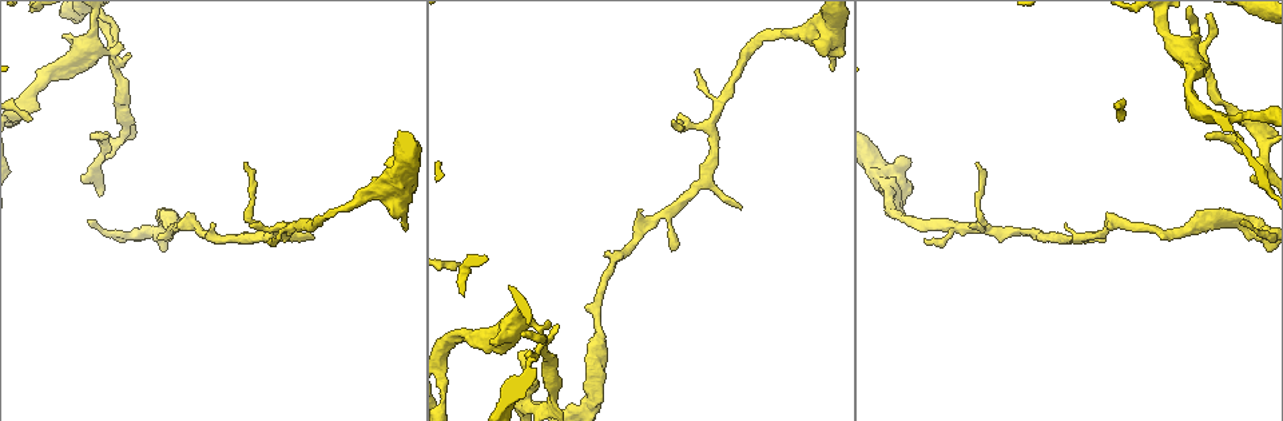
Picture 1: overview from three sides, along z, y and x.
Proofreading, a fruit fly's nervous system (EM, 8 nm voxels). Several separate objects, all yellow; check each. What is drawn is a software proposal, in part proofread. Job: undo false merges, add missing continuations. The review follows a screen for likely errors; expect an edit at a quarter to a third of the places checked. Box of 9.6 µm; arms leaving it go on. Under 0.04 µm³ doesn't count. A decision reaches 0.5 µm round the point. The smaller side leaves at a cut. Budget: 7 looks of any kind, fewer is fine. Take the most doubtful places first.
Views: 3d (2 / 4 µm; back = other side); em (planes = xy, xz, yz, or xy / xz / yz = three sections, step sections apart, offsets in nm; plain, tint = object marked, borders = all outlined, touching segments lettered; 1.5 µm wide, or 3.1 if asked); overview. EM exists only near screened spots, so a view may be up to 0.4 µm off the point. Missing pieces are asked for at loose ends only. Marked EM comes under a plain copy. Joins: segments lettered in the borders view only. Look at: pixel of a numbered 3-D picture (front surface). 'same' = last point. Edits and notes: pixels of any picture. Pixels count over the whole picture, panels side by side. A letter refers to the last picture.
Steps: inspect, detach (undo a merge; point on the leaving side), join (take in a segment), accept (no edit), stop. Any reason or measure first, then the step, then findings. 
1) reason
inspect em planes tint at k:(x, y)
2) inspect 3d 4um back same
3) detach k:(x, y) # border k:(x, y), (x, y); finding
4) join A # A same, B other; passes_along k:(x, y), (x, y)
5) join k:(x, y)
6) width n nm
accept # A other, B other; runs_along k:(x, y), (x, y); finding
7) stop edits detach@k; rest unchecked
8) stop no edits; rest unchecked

long arm stops here
inspect em xy step 8 borders at 1:(87, 219)

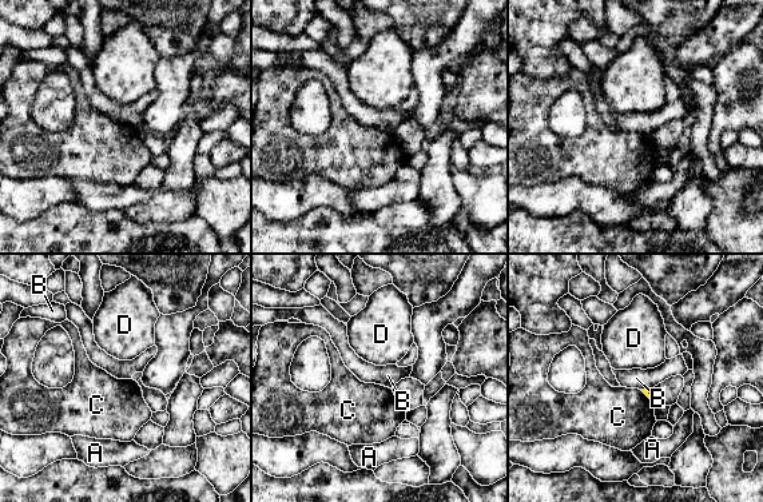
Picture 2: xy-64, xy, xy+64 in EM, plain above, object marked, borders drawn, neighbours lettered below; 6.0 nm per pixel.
cut it another way
inspect em planes borders same

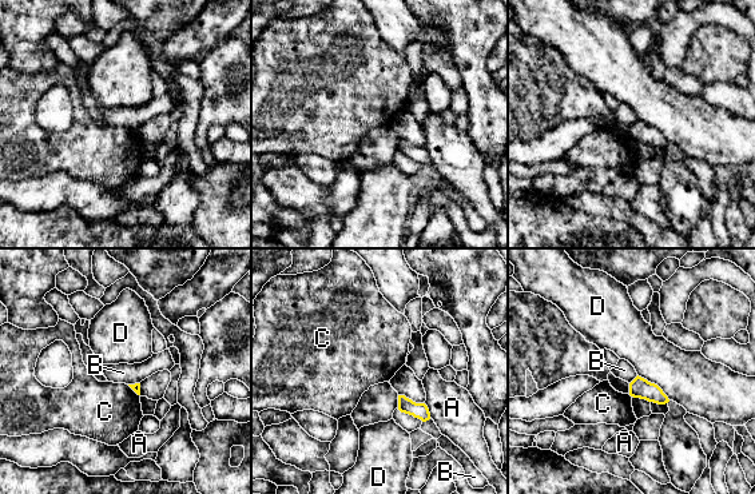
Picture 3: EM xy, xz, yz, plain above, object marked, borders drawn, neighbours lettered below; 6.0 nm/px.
longest_contact D 260 nm
accept # A other, B other, C other, D other; border 3:(638, 375), (630, 383); none of them fits

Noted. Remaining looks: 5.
inspect em xy step 8 tint at 1:(126, 55)

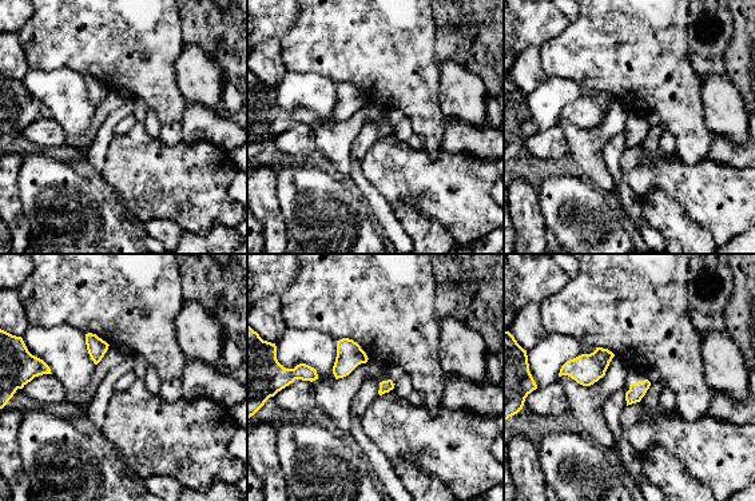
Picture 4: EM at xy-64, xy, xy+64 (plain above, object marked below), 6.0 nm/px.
another direction
inspect em planes borders same

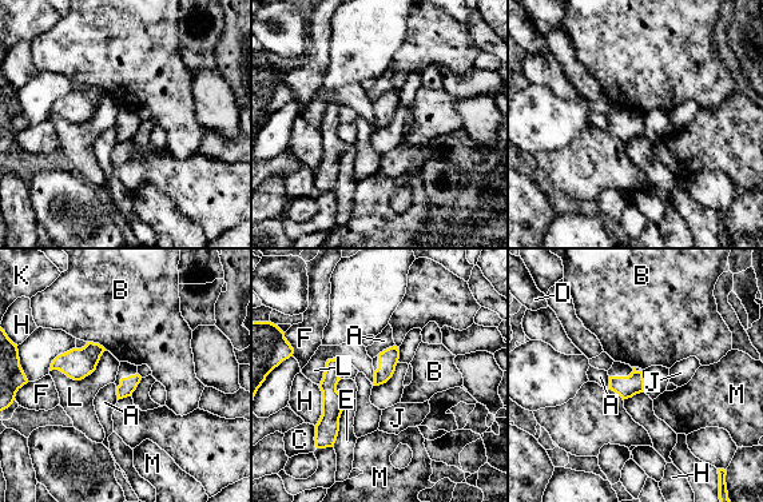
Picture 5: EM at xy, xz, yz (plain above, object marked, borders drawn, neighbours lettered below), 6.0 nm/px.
width 100 nm; longest_contact E 300 nm
accept # A other, B other, C other, D other, E other, F other, H other, J other, K other, L other, M other; none of them fits

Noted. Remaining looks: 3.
free end
inspect em planes borders at 1:(520, 353)

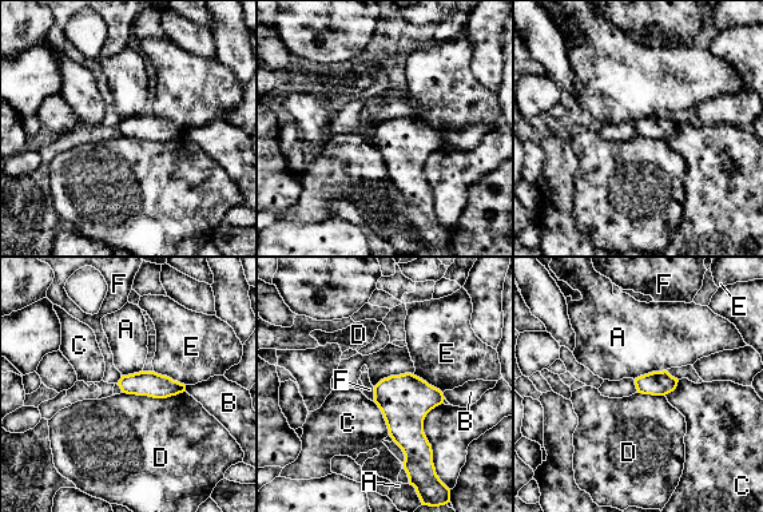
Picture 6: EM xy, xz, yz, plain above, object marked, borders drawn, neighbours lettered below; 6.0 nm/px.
longest_contact D 380 nm
accept # A other, B other, C other, D other, E other, F other; border 6:(185, 391), (166, 397), (123, 393); no lettered segment goes on from it

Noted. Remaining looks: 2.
stop no edits; rest unchecked

